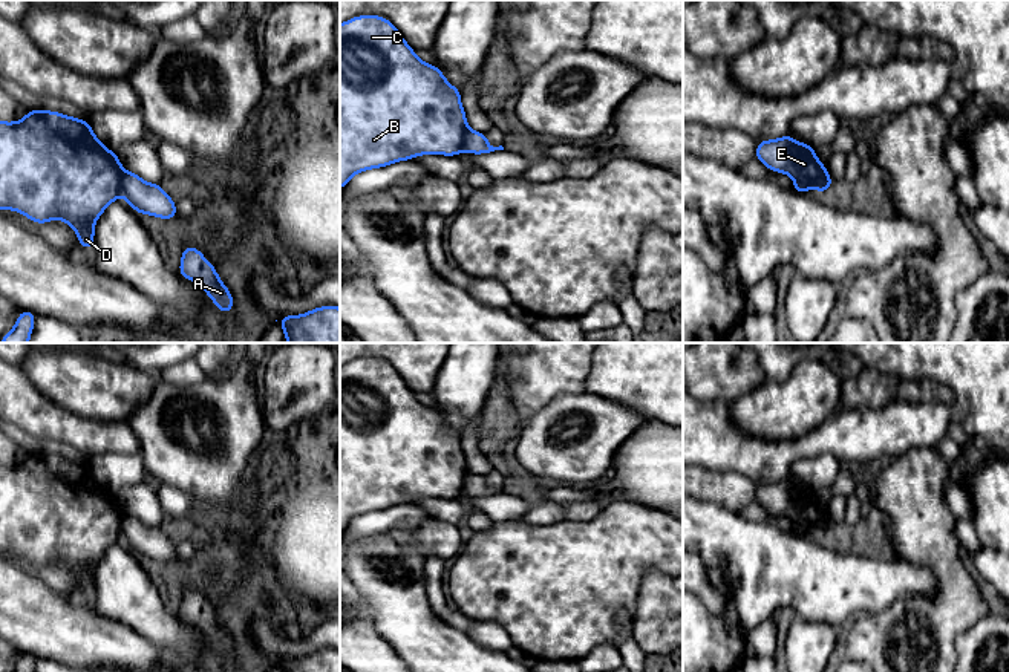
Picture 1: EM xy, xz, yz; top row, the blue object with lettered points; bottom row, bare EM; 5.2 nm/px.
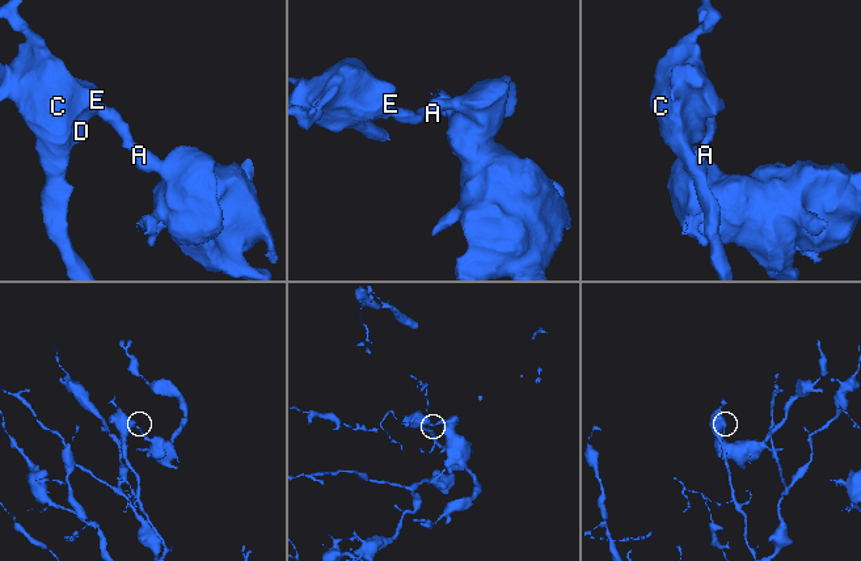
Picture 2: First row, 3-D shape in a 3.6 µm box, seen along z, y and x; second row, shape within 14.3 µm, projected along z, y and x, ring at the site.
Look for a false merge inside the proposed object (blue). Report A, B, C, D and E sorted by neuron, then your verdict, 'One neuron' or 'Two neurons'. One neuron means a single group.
Groups: A / B C D E. Two neurons

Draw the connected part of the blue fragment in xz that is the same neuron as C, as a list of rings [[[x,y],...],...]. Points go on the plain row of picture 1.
[[[357,358],[340,367],[340,533],[349,522],[364,513],[381,511],[398,504],[409,504],[420,497],[458,499],[462,494],[464,481],[469,475],[467,459],[461,447],[461,433],[449,427],[438,409],[421,404],[415,393],[392,364],[380,358]]]

